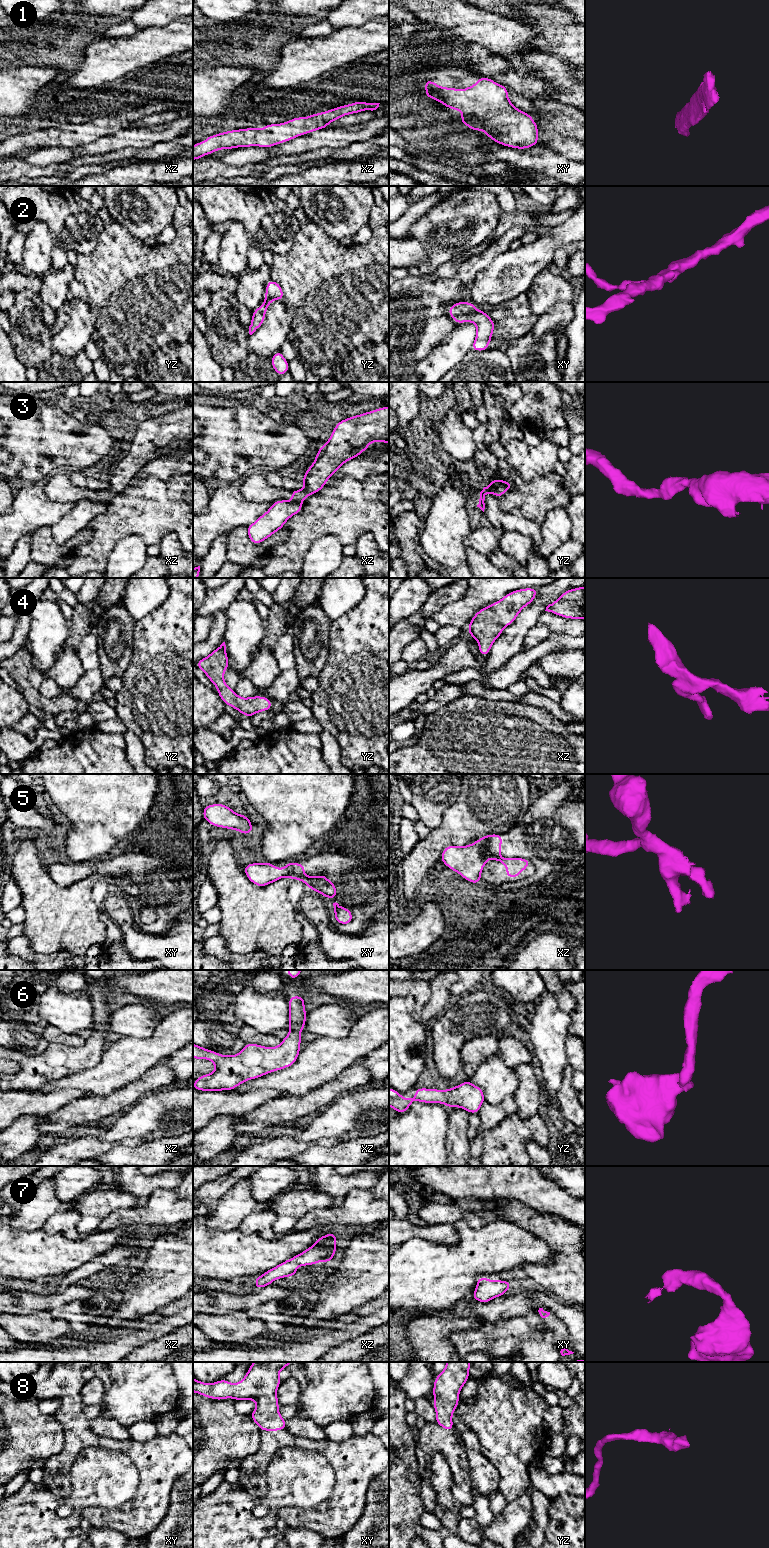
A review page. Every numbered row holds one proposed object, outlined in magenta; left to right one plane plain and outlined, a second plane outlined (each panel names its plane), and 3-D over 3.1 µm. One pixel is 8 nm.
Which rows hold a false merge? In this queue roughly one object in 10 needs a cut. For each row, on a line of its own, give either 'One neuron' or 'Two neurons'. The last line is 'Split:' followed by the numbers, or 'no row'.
1: One neuron
2: One neuron
3: One neuron
4: One neuron
5: One neuron
6: One neuron
7: One neuron
8: One neuron
Split: no row

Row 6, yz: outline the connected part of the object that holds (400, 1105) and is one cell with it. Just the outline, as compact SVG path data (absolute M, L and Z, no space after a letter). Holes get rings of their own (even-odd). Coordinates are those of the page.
M469 1080L446 1090L415 1088L414 1098L402 1098L400 1092L389 1087L389 1106L397 1113L406 1112L414 1101L445 1104L450 1109L461 1107L468 1113L478 1114L485 1097L483 1090Z

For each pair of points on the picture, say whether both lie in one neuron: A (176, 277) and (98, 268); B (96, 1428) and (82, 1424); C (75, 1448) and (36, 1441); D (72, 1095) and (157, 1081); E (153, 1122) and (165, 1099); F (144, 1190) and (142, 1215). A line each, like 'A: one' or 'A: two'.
A: one
B: two
C: two
D: two
E: one
F: two

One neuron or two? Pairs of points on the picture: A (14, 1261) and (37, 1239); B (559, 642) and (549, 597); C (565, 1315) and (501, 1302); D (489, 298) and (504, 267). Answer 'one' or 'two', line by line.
A: one
B: two
C: one
D: one

